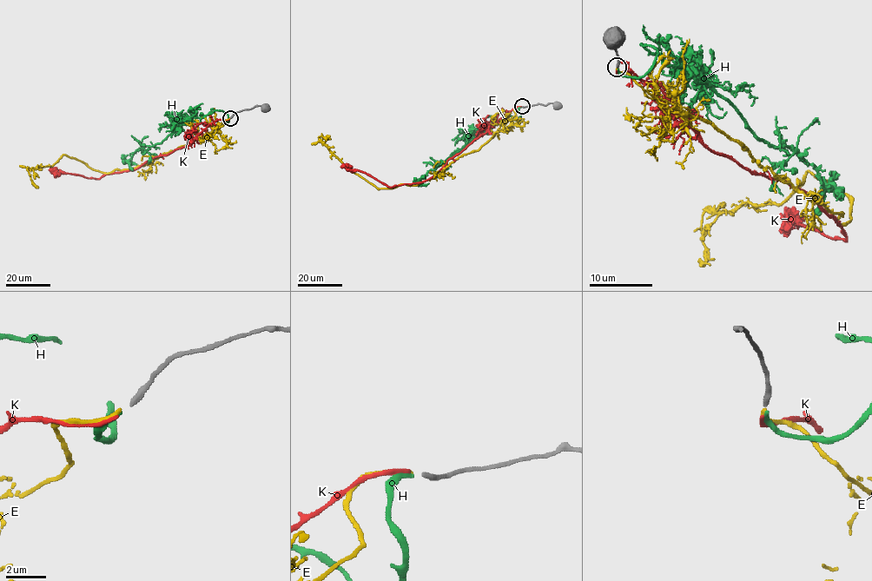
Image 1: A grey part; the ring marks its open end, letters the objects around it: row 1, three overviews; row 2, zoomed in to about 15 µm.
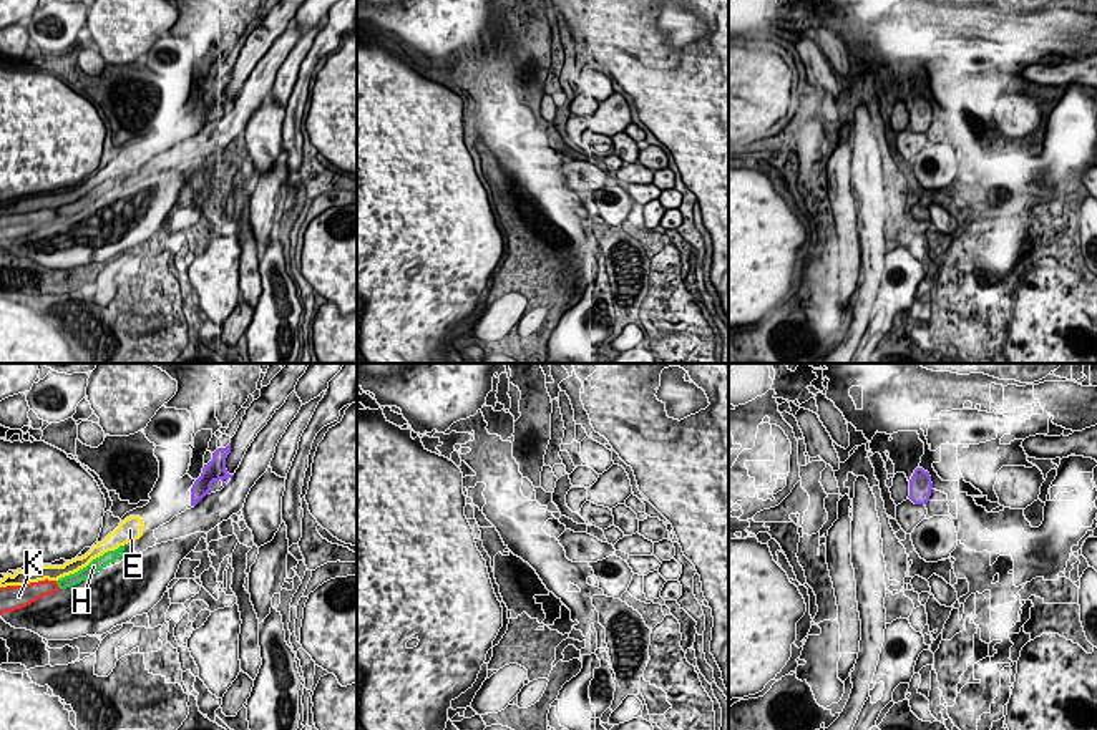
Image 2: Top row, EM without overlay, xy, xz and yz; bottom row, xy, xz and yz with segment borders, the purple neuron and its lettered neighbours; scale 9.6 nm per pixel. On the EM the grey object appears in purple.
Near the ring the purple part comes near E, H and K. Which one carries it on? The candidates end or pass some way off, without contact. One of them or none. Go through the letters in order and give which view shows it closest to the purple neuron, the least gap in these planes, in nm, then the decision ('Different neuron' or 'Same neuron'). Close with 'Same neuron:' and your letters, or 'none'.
E: Closest in xy. Distance 500 nm. Same neuron
H: Closest in xy. Distance 750 nm. Different neuron
K: Closest in xy. Distance 950 nm. Different neuron
Same neuron: E

